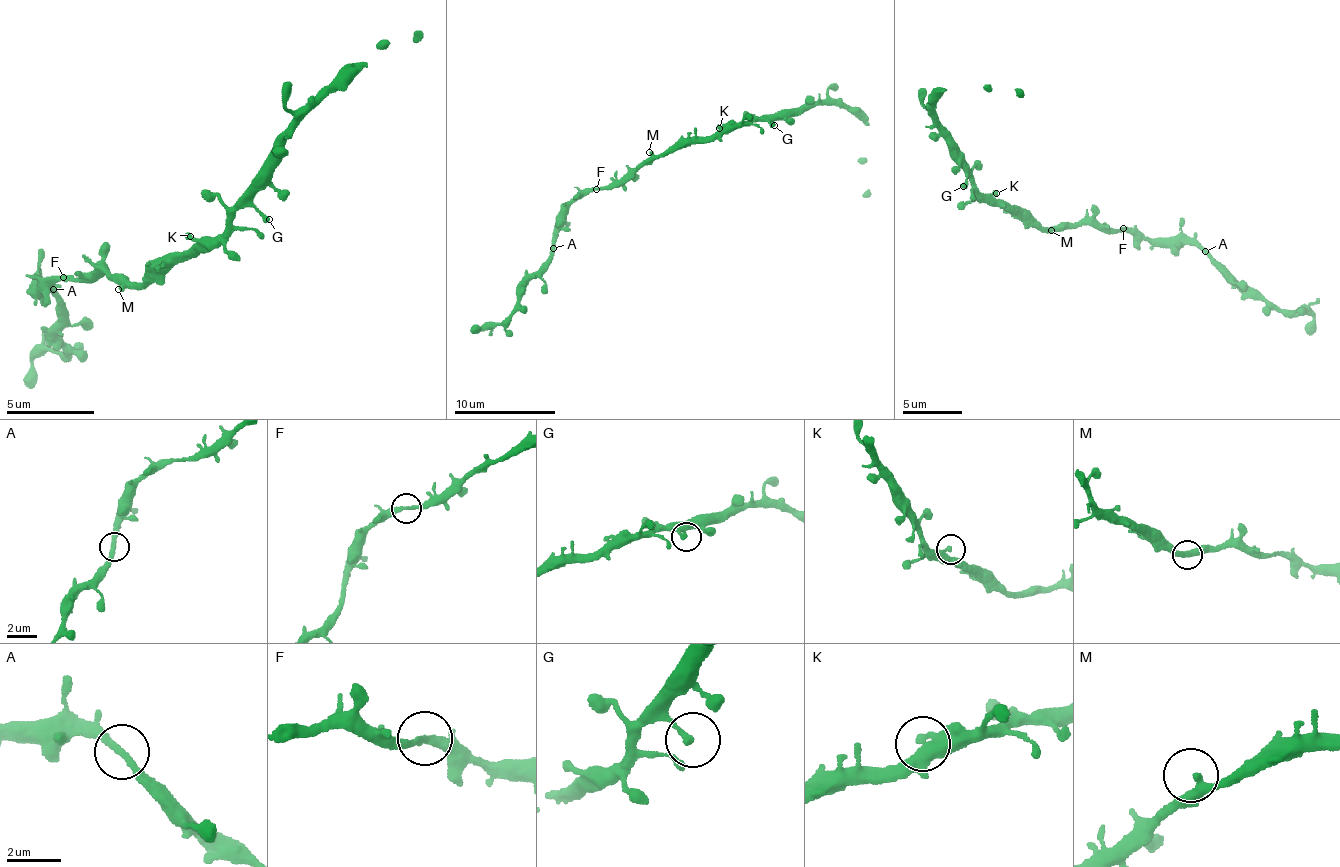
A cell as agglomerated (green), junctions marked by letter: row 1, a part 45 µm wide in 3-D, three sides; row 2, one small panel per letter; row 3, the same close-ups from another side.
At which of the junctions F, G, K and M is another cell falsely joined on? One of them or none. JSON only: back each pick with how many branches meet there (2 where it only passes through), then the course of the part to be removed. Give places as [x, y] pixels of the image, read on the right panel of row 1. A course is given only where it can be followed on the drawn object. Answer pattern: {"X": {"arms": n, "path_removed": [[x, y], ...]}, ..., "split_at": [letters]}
{"split_at": []}

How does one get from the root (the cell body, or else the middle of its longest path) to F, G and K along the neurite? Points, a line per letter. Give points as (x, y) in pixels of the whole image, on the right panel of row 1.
F: (1047, 227), (1092, 222), (1114, 231), (1122, 229)
G: (1047, 227), (994, 204), (967, 174), (963, 186)
K: (1047, 227), (1019, 217), (996, 193)

